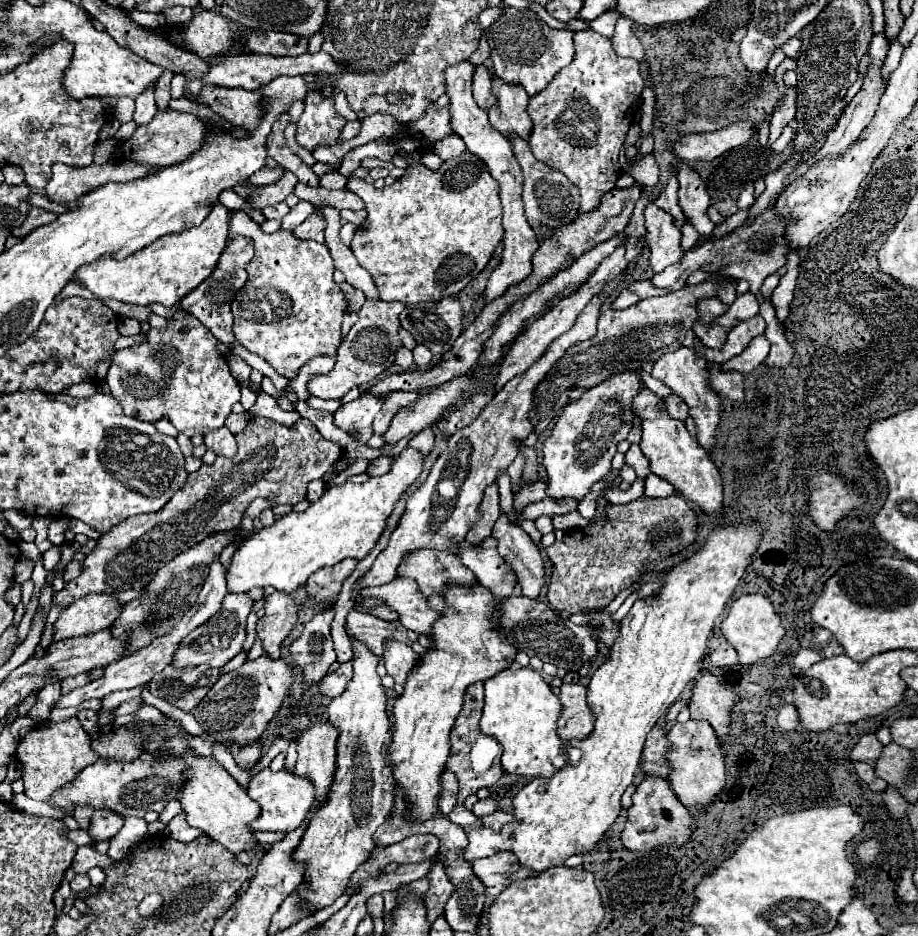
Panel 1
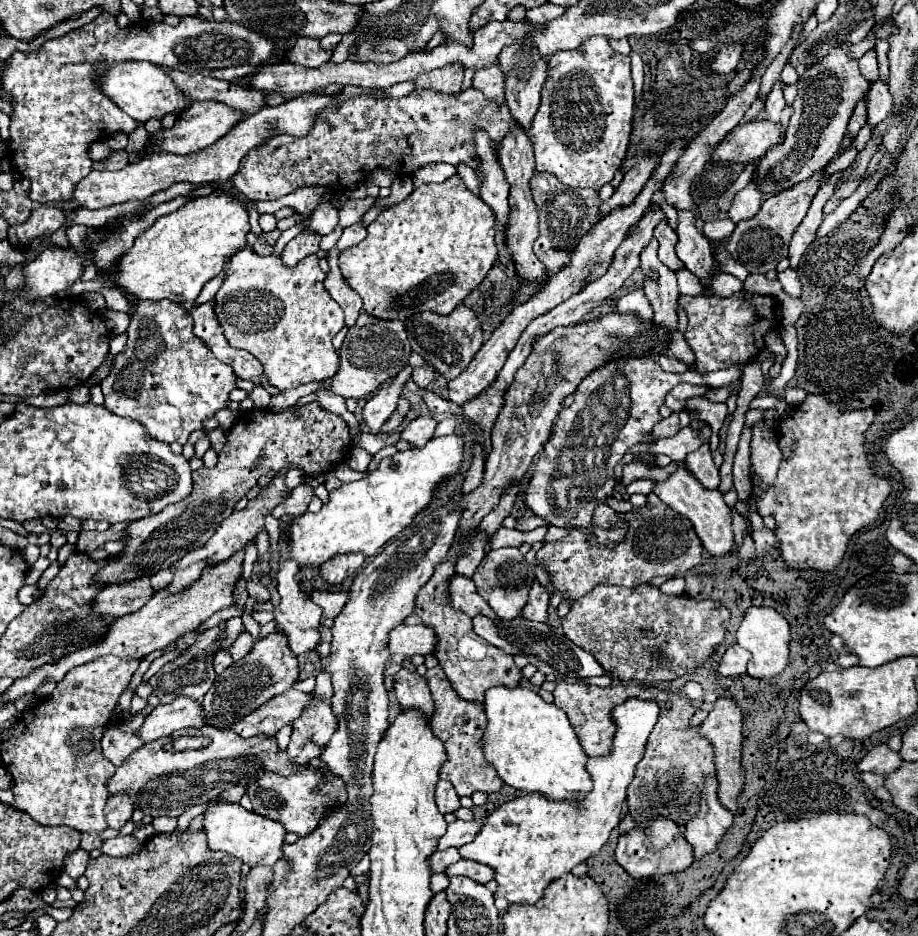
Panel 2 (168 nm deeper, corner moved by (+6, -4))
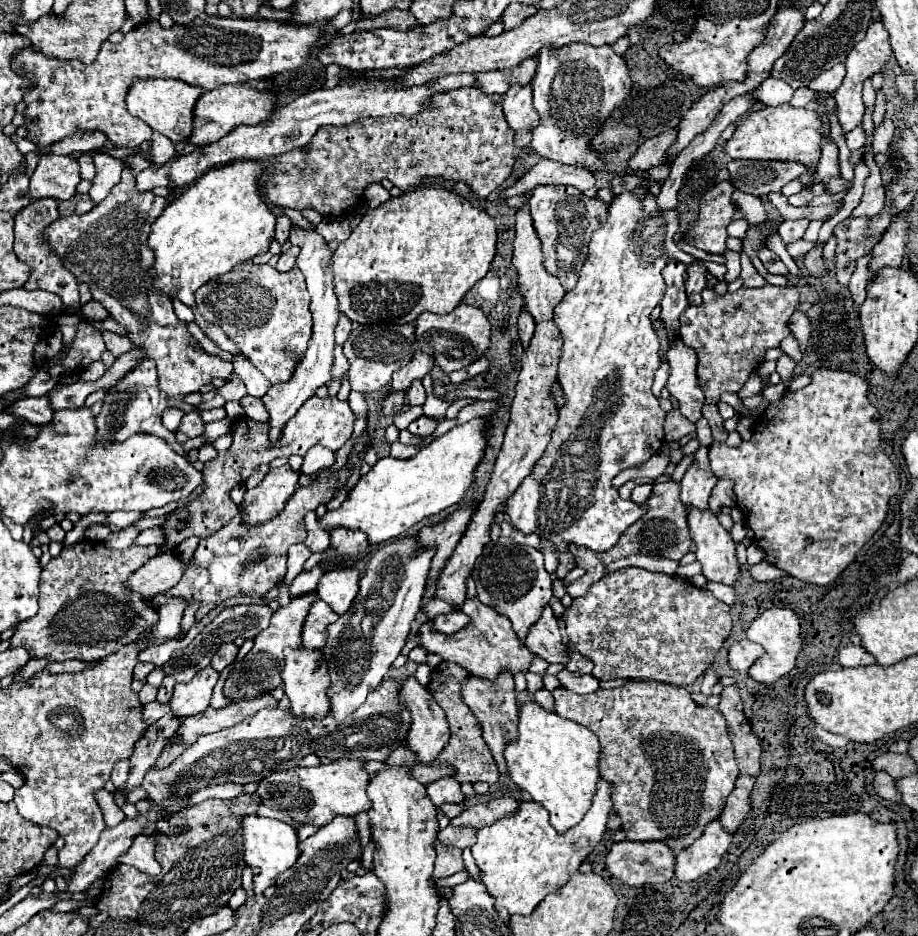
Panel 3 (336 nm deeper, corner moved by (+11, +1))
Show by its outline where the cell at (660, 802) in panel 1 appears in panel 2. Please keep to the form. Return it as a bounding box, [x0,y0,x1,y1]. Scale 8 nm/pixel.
[616,815,694,879]

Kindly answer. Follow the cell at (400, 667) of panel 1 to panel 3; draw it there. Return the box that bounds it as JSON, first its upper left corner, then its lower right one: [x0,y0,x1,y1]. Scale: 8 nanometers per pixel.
[401,676,449,762]

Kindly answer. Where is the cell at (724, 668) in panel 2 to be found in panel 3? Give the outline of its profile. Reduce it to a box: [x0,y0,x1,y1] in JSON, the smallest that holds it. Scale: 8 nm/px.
[729,640,765,672]

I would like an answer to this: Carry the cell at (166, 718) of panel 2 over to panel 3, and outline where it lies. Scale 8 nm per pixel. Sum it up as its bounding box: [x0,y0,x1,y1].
[169,666,219,718]

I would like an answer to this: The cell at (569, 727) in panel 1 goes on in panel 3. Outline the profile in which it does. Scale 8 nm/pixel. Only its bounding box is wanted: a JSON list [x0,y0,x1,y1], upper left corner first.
[553,682,739,854]

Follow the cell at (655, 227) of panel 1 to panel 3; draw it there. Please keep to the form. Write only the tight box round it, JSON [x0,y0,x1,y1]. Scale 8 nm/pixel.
[667,338,705,424]

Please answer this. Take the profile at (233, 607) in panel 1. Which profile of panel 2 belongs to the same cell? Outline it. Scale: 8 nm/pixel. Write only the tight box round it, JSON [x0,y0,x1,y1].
[212,649,232,673]

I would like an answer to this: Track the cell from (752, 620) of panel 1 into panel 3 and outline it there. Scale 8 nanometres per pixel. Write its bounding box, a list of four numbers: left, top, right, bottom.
[747,608,801,684]

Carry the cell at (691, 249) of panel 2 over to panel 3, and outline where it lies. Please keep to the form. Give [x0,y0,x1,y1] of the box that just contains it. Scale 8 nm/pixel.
[685,264,707,306]

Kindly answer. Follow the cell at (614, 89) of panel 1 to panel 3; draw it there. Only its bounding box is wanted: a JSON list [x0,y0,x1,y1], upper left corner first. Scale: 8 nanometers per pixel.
[531,42,631,170]

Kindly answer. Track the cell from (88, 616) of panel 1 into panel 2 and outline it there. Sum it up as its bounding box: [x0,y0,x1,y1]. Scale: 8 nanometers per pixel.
[90,579,152,617]

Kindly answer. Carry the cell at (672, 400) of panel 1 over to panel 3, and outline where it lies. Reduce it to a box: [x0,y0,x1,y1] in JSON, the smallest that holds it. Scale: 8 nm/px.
[665,410,695,442]

